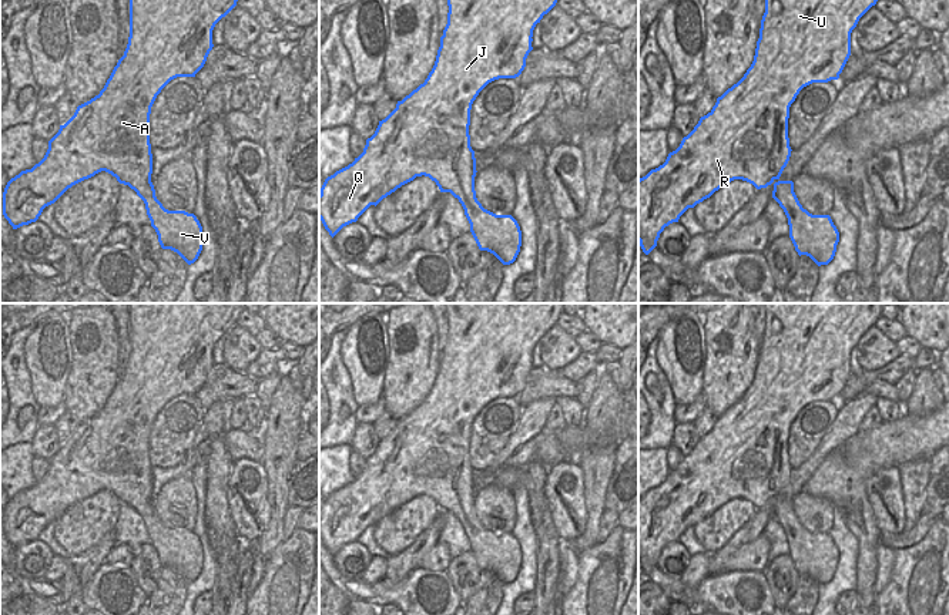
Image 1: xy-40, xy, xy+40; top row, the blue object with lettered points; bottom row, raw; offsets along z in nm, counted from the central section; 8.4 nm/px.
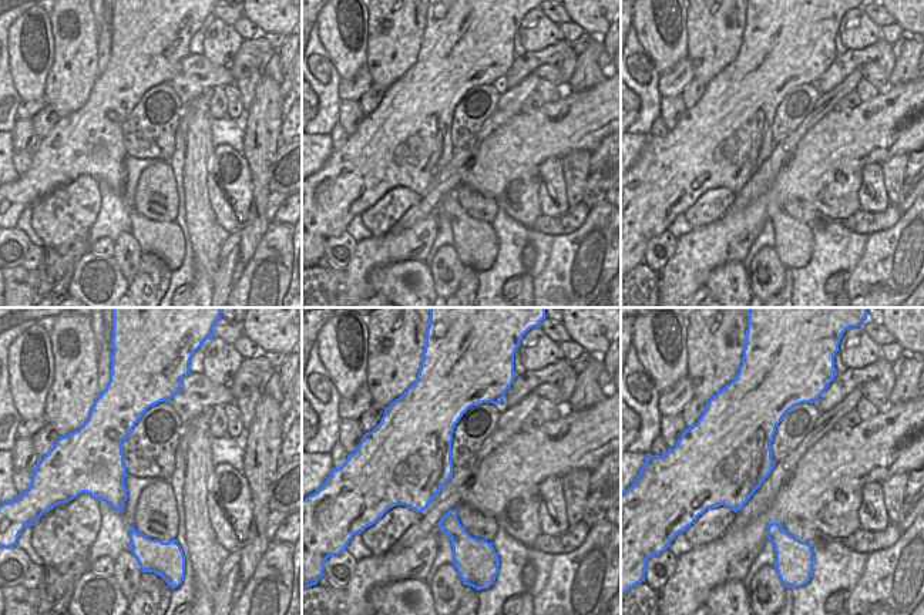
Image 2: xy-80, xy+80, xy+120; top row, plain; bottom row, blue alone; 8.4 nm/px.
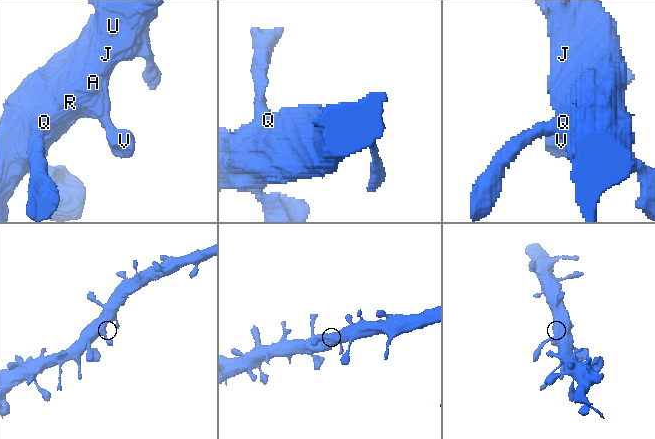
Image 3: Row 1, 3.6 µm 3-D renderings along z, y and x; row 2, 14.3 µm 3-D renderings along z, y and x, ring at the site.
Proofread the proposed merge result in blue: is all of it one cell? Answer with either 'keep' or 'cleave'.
keep

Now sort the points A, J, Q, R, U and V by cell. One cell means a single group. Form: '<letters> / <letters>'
A J Q R U V

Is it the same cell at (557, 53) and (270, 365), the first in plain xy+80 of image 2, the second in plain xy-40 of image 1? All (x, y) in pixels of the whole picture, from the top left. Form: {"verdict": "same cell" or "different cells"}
{"verdict": "same cell"}

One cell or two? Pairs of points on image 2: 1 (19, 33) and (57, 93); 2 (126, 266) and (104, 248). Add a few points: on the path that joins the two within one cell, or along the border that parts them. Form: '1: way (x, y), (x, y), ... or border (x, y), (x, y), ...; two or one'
1: border (54, 43), (54, 59), (47, 74), (43, 98); two
2: border (116, 242), (111, 254); two

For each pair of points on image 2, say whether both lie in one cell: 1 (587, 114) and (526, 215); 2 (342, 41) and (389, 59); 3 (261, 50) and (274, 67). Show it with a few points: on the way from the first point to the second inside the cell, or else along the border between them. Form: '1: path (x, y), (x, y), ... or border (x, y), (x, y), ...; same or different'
1: path (560, 131), (526, 165), (526, 188); same
2: border (366, 16), (365, 63); different
3: border (275, 50), (261, 70); different

